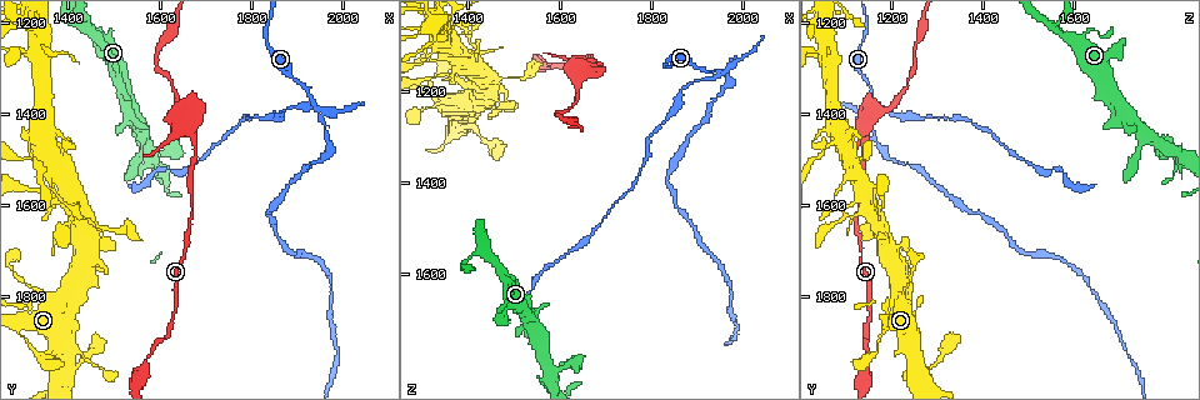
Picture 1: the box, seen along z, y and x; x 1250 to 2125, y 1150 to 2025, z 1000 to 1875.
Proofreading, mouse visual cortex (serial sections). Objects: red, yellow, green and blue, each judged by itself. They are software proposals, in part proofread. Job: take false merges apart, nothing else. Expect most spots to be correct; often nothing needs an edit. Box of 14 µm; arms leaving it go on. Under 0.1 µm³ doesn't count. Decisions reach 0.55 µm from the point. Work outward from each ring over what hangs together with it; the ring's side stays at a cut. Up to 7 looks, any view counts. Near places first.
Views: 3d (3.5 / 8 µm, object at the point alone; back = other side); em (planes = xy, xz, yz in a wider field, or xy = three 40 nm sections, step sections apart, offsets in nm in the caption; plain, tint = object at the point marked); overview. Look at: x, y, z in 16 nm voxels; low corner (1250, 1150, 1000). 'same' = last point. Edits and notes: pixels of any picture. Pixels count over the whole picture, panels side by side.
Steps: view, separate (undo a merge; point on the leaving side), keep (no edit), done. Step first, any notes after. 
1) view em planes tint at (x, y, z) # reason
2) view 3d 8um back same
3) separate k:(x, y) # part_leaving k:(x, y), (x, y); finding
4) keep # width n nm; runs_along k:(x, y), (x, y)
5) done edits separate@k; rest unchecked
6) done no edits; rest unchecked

view 3d 3.5um at (1440, 1215, 1550) # thin neck

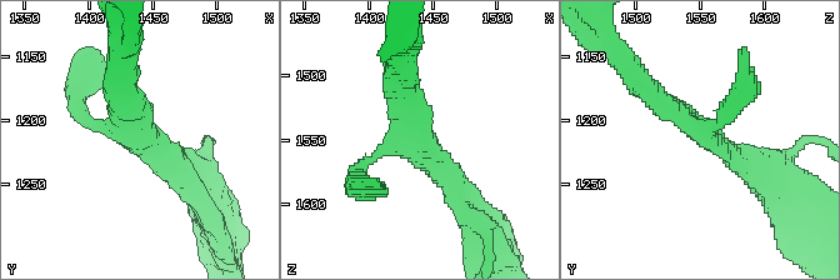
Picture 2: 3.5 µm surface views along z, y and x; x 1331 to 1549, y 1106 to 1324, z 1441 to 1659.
view em planes tint at (1434, 1214, 1556) # arms 3; arm_widths 150, 300, 300 nm

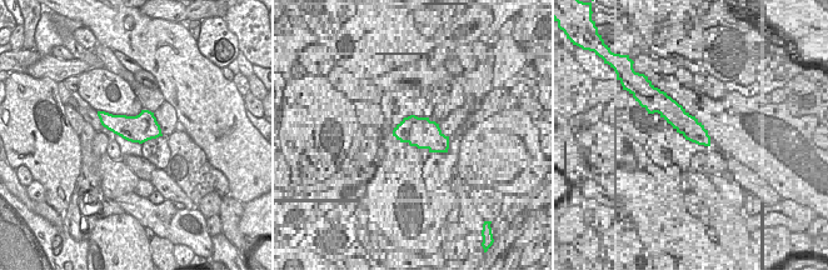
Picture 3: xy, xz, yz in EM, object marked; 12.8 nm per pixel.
view em xy step 3 tint same # another direction

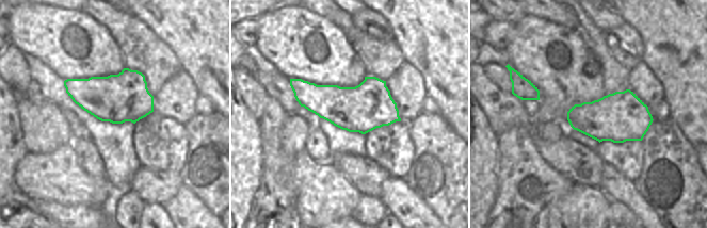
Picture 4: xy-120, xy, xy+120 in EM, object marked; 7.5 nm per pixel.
keep # runs_along 2:(759, 178), (644, 85); continuous, no second cell

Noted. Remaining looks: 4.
view 3d 3.5um at (1325, 1460, 1080) # three arms meet

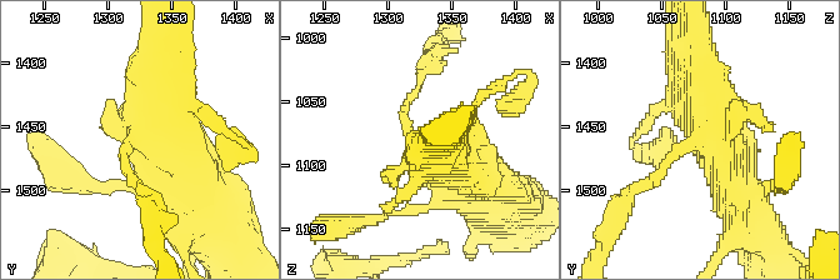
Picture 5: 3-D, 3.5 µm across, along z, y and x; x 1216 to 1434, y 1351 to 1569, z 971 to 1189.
view em xy step 2 plain at (1328, 1458, 1084)

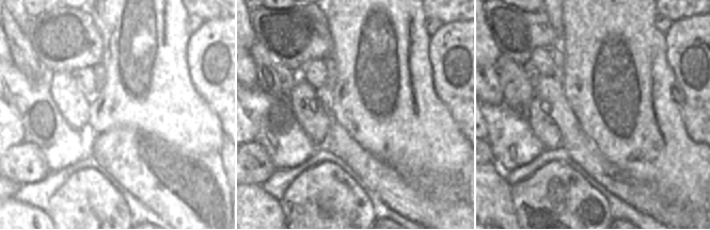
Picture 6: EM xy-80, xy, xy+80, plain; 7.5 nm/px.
view em xy step 2 tint same

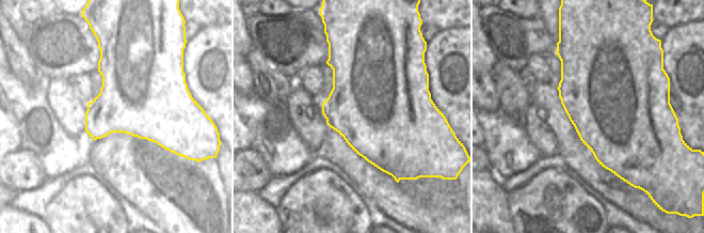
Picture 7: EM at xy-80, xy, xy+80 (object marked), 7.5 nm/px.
keep # runs_along 5:(736, 194), (710, 125), (695, 44); continuous, no second cell

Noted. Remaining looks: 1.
done no edits; rest unchecked

